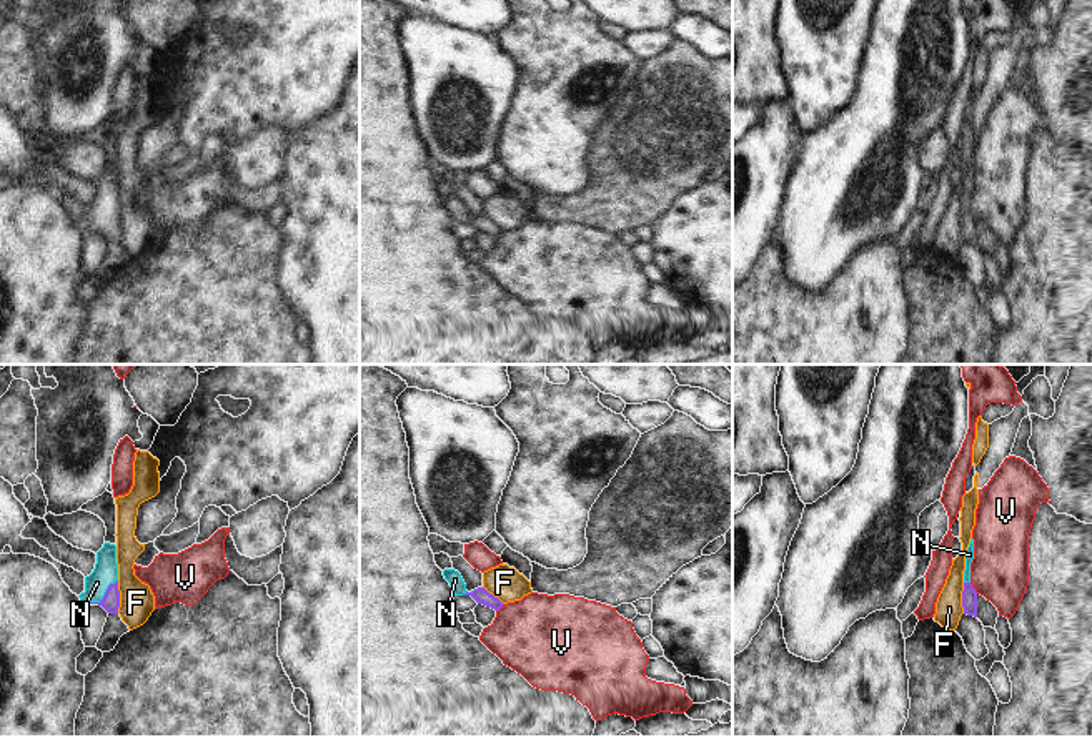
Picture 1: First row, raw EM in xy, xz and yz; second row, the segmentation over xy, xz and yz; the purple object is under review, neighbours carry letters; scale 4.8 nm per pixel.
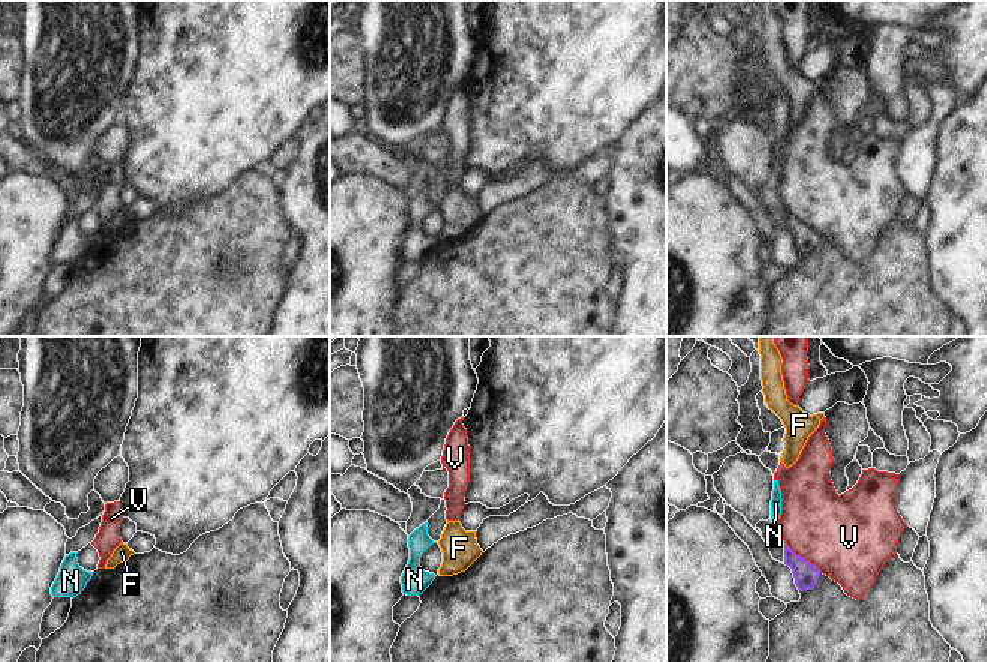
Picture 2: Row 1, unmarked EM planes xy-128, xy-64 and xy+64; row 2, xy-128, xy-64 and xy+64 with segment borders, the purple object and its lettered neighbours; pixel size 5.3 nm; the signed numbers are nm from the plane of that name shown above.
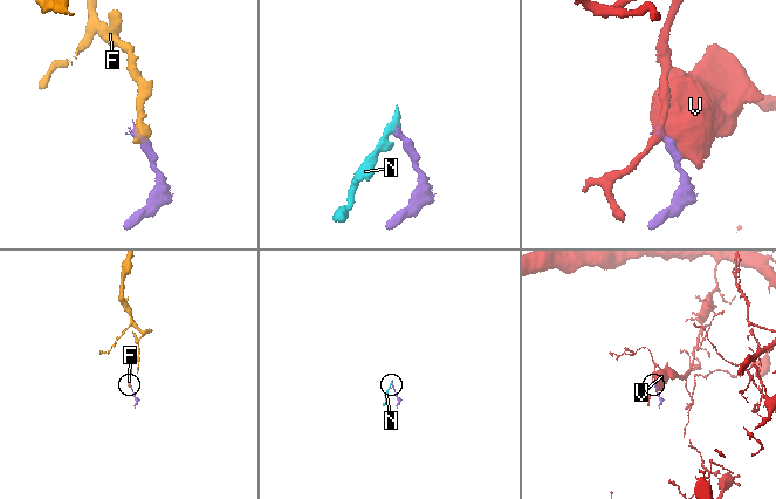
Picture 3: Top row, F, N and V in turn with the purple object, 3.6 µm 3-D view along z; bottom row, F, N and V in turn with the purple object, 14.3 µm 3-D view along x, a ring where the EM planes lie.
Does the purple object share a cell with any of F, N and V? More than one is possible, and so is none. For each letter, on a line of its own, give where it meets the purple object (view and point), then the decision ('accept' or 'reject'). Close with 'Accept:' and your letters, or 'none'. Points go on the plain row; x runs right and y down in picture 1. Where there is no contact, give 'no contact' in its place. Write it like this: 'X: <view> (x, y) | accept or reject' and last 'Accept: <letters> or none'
F: xy (119, 225) | reject
N: xy (105, 222) | accept
V: yz (972, 215) | reject
Accept: N

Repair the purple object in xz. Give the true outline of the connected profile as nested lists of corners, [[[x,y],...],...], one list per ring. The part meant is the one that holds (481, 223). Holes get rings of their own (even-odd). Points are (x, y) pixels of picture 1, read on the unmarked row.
[[[444,196],[443,203],[453,215],[454,223],[471,223],[478,231],[483,231],[494,238],[499,238],[503,235],[503,230],[498,225],[494,225],[493,221],[489,221],[484,215],[478,215],[478,216],[468,220],[466,211],[458,198]]]

